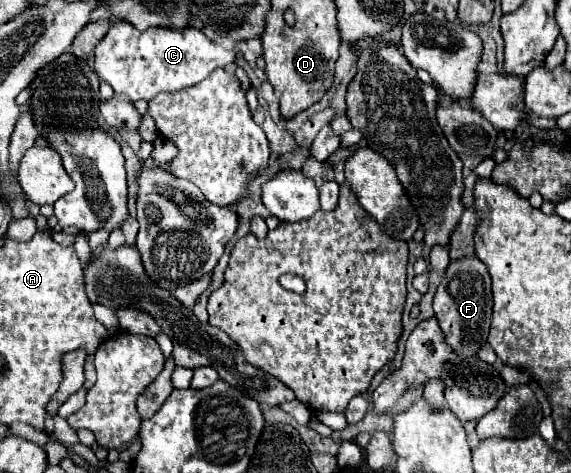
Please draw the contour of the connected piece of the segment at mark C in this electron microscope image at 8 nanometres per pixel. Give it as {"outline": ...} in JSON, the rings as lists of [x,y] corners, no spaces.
{"outline":[[[116,22],[110,26],[106,38],[96,46],[96,58],[92,62],[94,72],[106,80],[108,84],[112,84],[114,92],[118,94],[126,94],[132,102],[144,98],[144,100],[152,100],[156,94],[160,92],[176,92],[188,86],[194,86],[198,82],[202,82],[212,70],[216,68],[226,68],[230,64],[234,64],[234,50],[226,50],[218,44],[214,44],[210,38],[206,38],[206,34],[202,30],[196,28],[184,28],[184,30],[174,30],[174,28],[148,28],[144,32],[136,30],[132,24],[128,22]]]}

